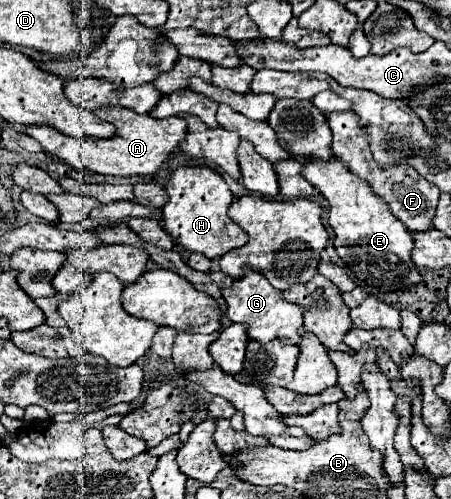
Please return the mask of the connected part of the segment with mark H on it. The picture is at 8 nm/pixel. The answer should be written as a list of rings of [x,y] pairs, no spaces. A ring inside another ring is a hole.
[[[178,167],[170,177],[166,191],[170,199],[162,207],[164,231],[178,247],[216,259],[248,241],[248,235],[228,217],[228,207],[234,197],[222,175],[216,171],[208,167]]]

